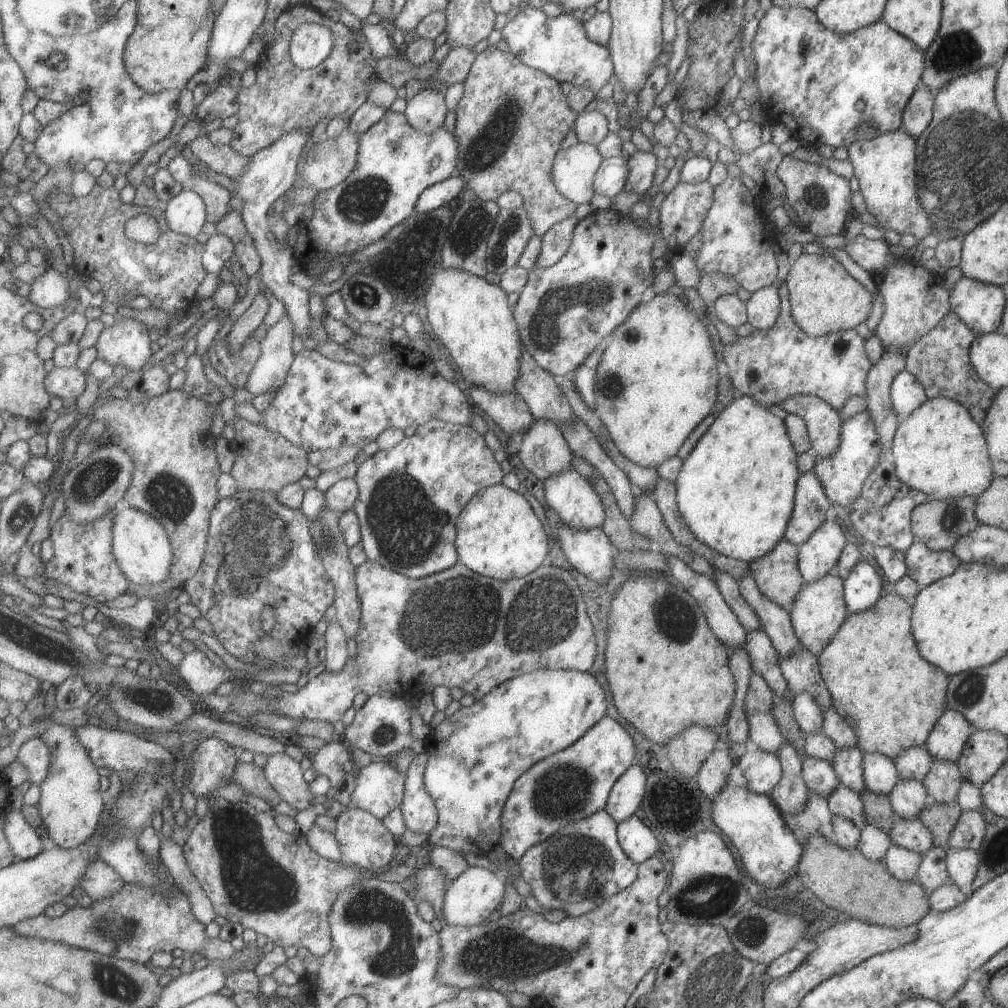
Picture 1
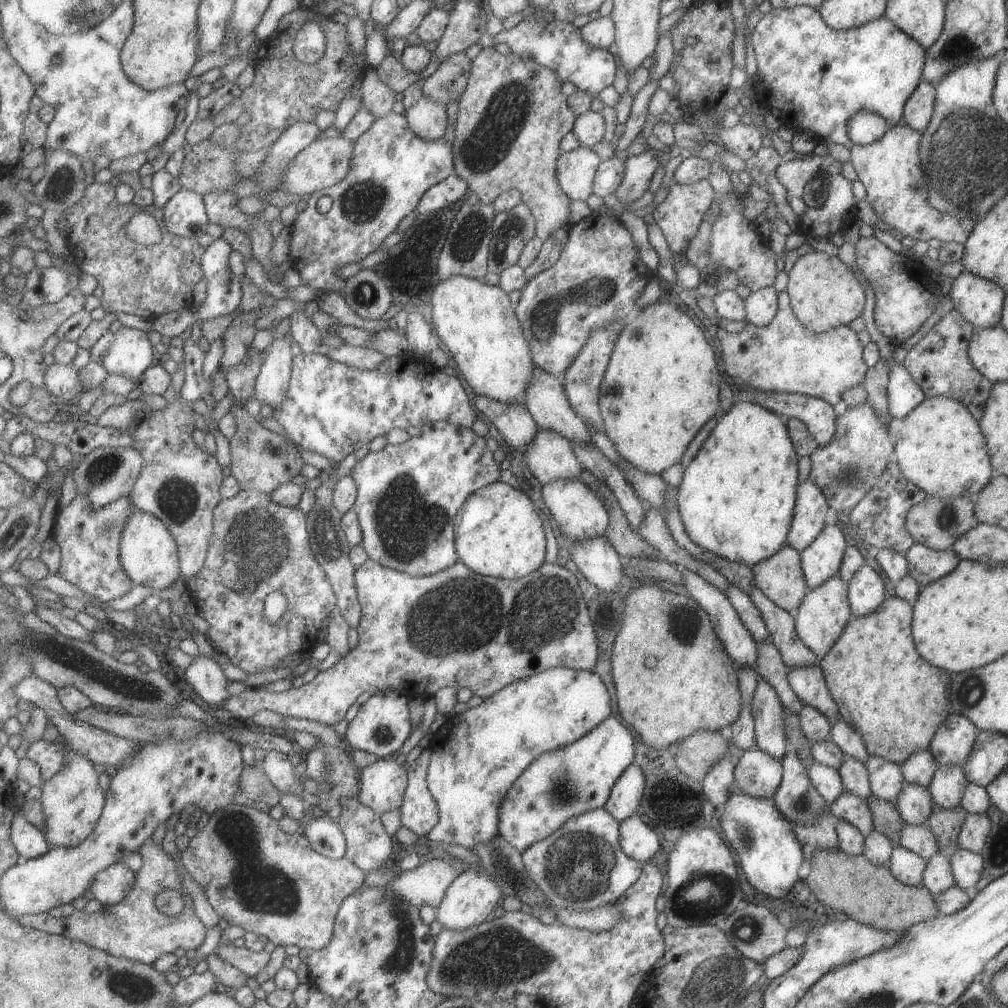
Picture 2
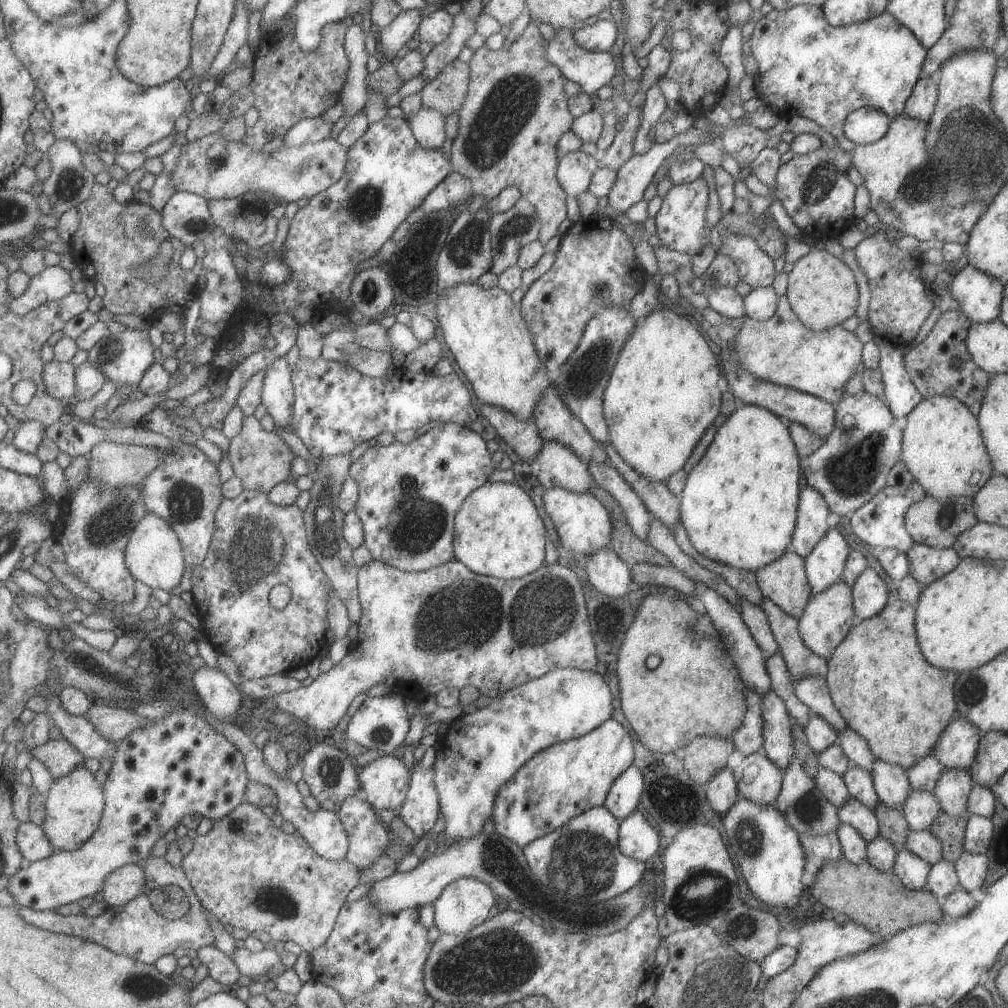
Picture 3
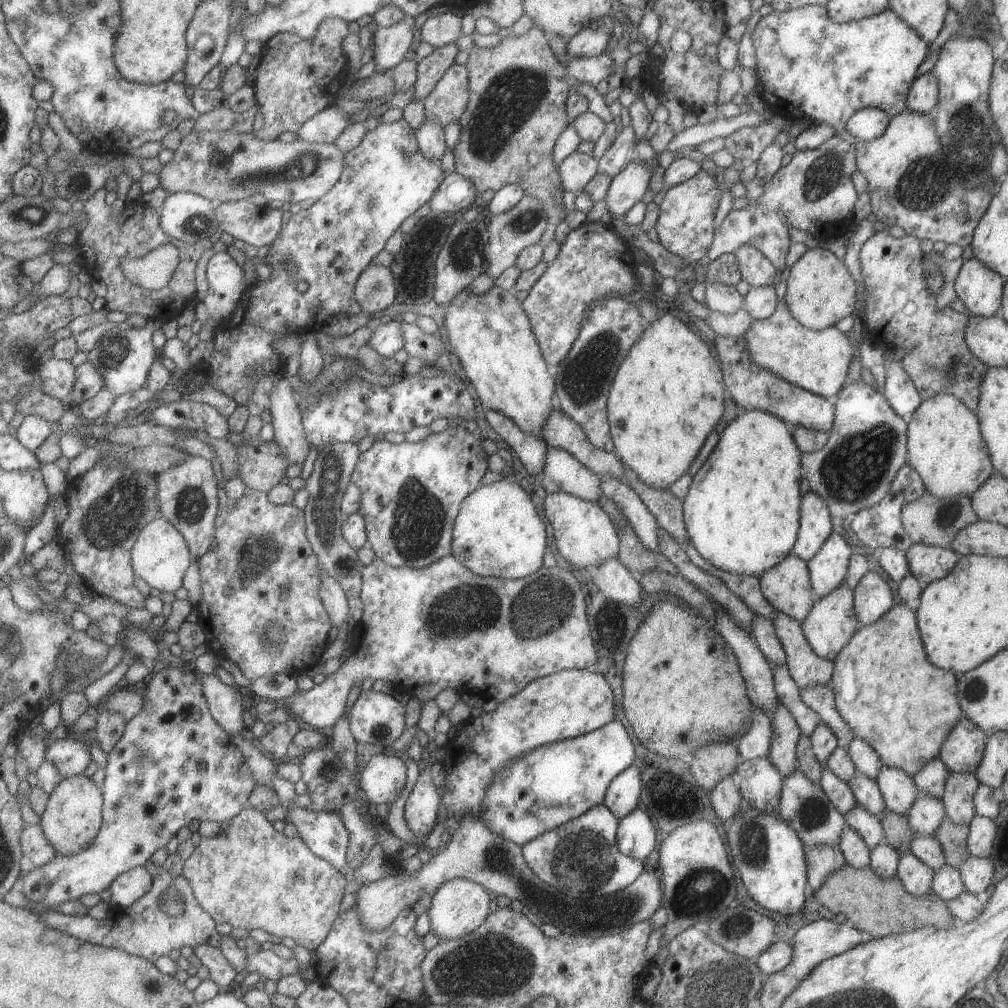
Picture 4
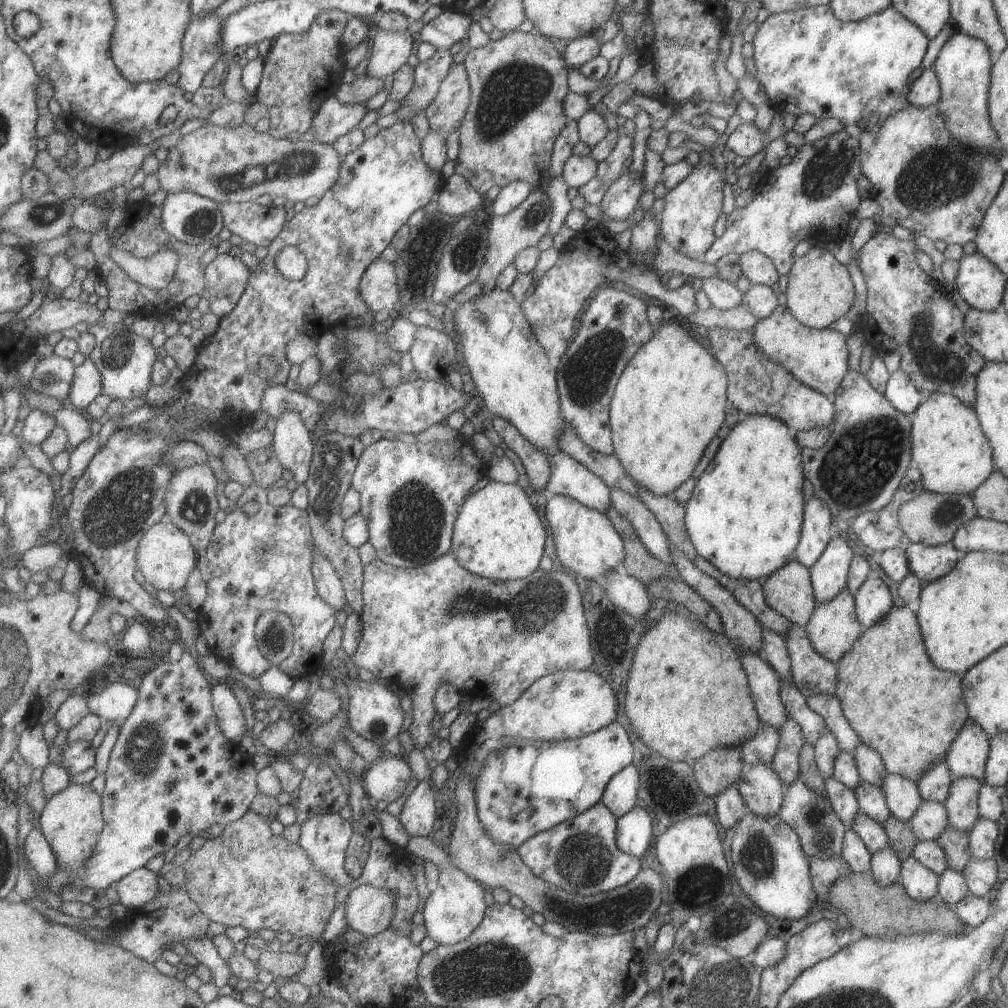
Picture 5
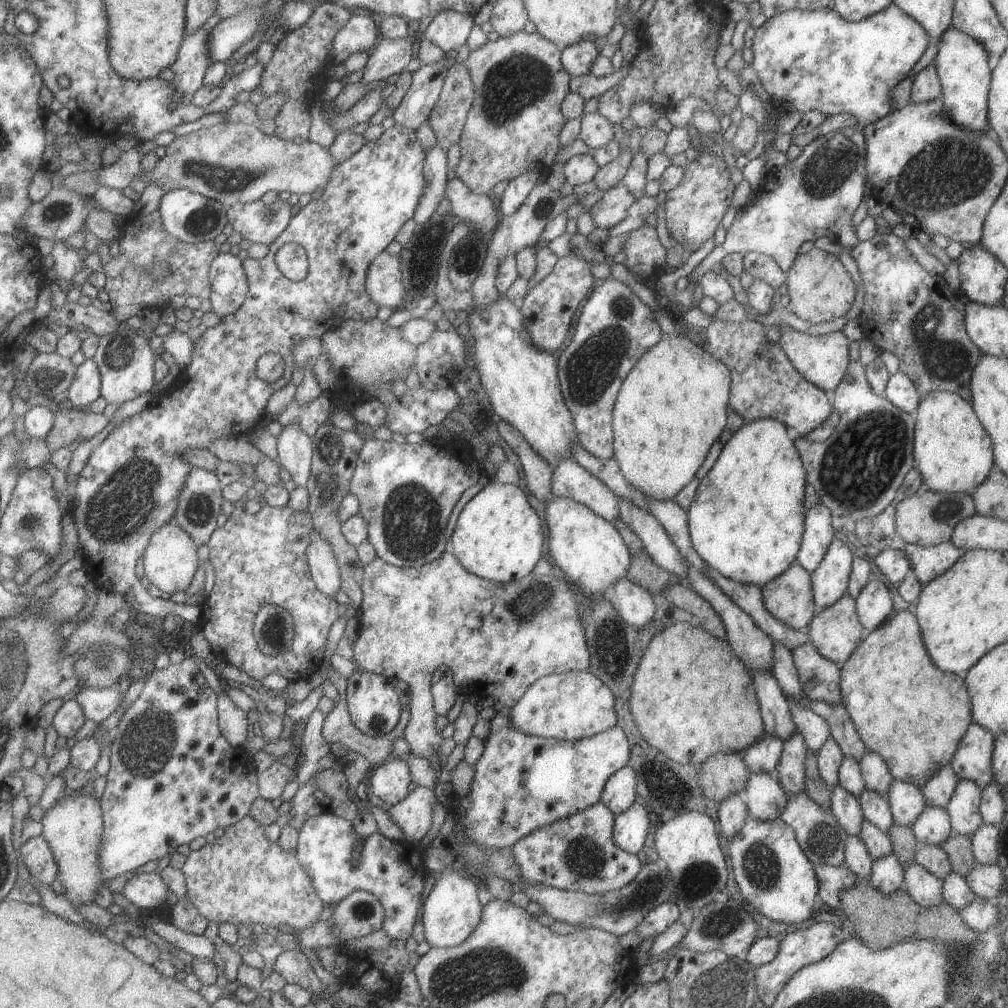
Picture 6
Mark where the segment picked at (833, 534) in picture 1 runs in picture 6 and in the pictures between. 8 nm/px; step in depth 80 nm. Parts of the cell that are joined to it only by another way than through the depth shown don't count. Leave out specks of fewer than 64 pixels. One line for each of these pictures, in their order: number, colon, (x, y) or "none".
2: (821, 559)
3: (824, 565)
4: (827, 568)
5: (828, 575)
6: (829, 581)

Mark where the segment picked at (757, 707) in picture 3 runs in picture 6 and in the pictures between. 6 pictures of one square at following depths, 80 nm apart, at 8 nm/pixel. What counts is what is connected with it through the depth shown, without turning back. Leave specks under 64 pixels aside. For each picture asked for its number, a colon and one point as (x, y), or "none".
4: (755, 743)
5: (760, 748)
6: (763, 757)

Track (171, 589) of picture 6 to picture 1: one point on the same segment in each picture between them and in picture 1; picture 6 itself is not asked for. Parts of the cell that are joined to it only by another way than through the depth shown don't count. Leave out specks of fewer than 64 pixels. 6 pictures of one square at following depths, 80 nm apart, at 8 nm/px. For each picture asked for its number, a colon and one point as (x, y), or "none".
1: (144, 549)
2: (150, 554)
3: (155, 555)
4: (162, 555)
5: (166, 557)

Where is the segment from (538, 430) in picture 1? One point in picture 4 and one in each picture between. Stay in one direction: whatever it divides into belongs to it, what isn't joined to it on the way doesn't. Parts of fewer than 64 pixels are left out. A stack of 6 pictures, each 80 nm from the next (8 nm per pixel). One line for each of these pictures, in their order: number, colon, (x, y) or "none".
2: (549, 457)
3: (556, 464)
4: (563, 473)

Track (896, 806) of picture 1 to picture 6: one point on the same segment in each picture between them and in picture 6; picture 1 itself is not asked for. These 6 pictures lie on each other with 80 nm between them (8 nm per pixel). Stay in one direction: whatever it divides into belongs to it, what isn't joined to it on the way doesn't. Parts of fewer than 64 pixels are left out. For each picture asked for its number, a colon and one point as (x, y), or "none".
2: (914, 803)
3: (920, 809)
4: (926, 813)
5: (929, 820)
6: (932, 827)

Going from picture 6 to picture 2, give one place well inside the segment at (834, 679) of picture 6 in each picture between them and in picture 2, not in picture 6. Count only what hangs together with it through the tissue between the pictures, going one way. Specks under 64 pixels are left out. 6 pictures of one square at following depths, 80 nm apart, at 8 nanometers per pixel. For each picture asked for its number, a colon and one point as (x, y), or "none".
2: (780, 624)
3: (800, 661)
4: (806, 669)
5: (811, 674)

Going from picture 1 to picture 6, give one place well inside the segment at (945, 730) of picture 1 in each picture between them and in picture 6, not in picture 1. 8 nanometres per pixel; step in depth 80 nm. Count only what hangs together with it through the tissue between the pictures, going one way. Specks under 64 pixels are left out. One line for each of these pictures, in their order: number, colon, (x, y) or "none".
2: (950, 745)
3: (955, 748)
4: (961, 752)
5: (966, 756)
6: (971, 761)

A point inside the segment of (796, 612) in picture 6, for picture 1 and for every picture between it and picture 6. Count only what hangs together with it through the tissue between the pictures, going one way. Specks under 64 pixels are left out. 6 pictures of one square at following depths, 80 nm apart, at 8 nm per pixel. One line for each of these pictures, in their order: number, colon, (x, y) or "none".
1: (776, 573)
2: (780, 578)
3: (784, 582)
4: (786, 587)
5: (788, 591)

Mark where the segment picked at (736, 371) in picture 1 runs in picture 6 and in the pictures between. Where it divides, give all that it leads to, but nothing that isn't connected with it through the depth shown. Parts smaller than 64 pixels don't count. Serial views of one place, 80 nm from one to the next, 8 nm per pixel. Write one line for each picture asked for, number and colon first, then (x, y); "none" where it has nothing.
2: (783, 356)
3: (781, 350)
4: (817, 361)
5: (817, 357)
6: (823, 359)

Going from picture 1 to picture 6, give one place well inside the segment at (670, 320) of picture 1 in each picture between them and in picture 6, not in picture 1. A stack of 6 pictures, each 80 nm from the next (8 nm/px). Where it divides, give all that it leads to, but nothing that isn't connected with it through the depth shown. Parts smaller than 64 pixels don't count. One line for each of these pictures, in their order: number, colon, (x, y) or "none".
2: (660, 386)
3: (661, 395)
4: (666, 396)
5: (669, 402)
6: (671, 407)

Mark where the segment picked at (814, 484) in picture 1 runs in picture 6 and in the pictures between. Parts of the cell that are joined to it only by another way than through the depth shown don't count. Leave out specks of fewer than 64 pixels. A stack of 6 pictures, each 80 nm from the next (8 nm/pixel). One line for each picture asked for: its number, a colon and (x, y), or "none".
2: (810, 506)
3: (811, 512)
4: (814, 525)
5: (814, 535)
6: (818, 533)

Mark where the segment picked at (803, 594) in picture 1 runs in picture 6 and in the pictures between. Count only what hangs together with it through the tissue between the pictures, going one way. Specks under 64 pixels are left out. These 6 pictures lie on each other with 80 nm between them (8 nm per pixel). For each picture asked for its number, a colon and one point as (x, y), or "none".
2: (823, 613)
3: (826, 619)
4: (831, 622)
5: (832, 627)
6: (835, 631)

